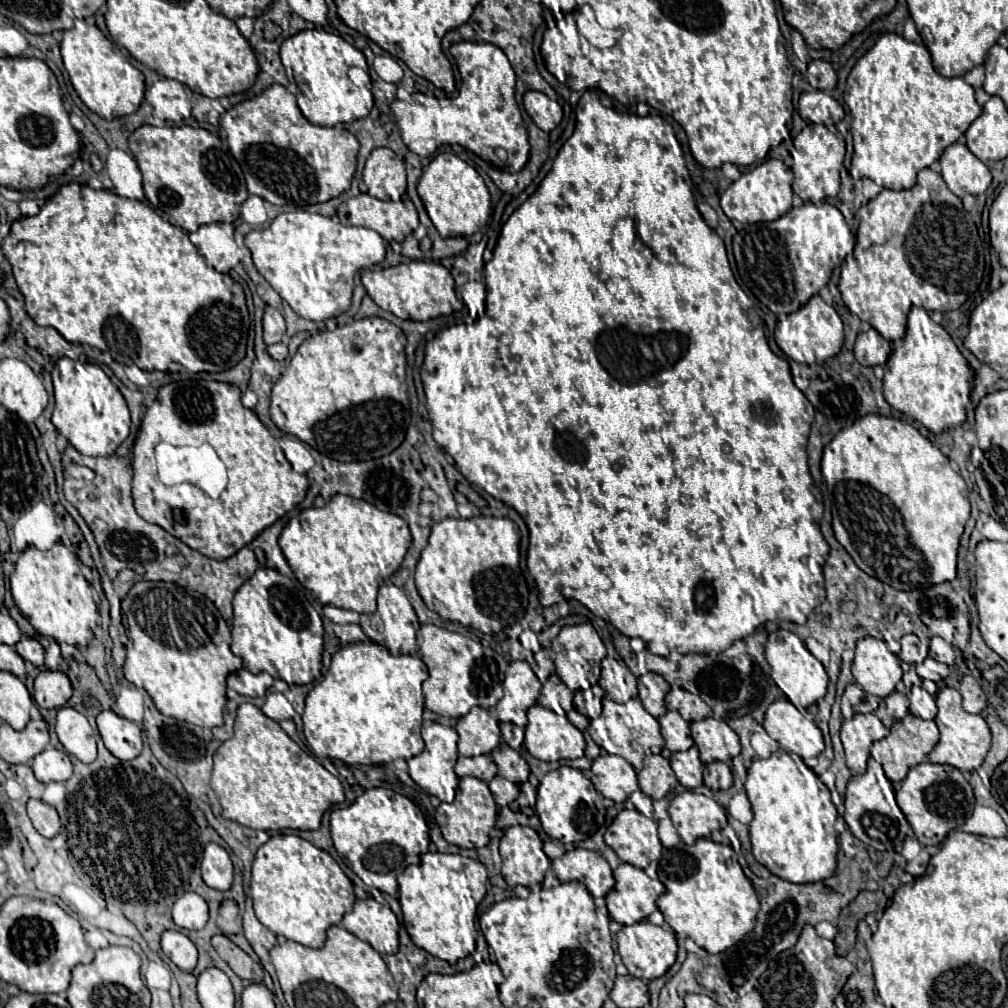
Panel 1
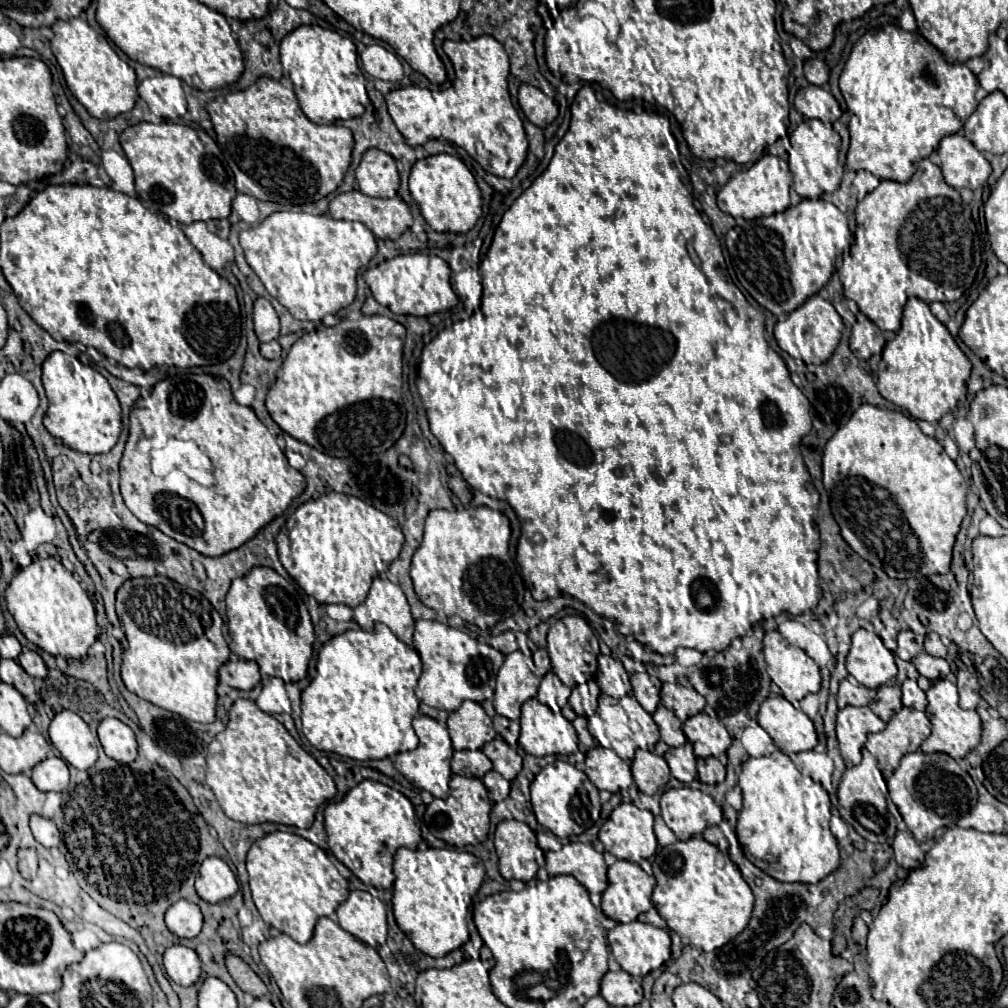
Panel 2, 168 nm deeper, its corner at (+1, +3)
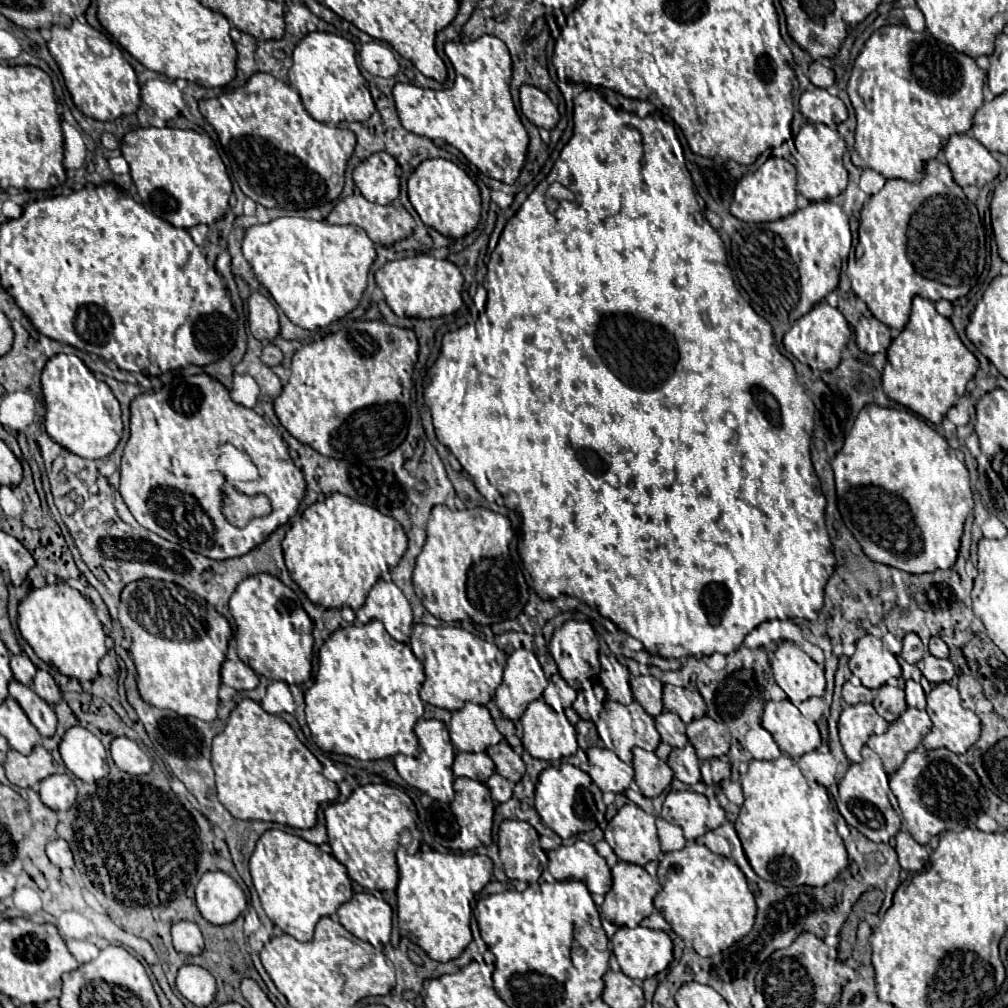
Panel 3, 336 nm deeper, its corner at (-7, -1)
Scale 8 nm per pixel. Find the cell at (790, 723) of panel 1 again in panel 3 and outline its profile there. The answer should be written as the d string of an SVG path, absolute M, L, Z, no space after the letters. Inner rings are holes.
M790 700L766 702L762 726L776 736L778 748L794 760L820 746L820 732L816 724L802 716Z

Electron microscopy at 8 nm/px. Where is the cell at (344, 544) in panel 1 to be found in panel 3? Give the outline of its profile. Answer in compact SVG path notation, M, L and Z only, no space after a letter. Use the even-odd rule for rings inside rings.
M330 494L322 502L314 502L312 506L308 506L282 540L286 568L300 590L314 604L320 604L324 608L348 606L352 610L358 610L364 604L364 598L368 596L370 588L380 578L383 570L389 570L388 566L396 566L400 562L406 546L408 538L402 526L392 516L386 516L376 508L360 504L344 494Z

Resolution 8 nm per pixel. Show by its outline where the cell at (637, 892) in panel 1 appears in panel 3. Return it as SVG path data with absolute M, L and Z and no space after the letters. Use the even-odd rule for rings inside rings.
M618 862L612 868L612 888L604 898L604 904L600 906L602 916L606 920L610 920L616 926L628 926L628 928L636 928L646 916L650 916L654 912L654 896L660 890L660 884L654 876L650 876L642 866L638 864L628 864L628 862Z

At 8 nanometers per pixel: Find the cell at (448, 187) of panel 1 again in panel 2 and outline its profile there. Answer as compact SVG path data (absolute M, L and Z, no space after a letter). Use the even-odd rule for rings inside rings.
M450 154L418 160L410 172L410 194L424 220L436 232L468 232L482 214L482 192L466 164Z

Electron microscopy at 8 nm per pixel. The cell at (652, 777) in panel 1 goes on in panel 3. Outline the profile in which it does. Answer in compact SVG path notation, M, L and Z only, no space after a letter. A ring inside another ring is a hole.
M634 748L632 752L634 752L632 766L636 772L634 780L646 798L656 798L666 788L670 788L674 772L664 760L660 760L654 752L646 752L642 748Z

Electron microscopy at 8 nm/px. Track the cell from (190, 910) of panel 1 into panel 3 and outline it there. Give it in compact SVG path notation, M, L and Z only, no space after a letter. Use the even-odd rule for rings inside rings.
M178 922L172 926L172 944L182 954L200 954L204 950L202 932L194 922Z

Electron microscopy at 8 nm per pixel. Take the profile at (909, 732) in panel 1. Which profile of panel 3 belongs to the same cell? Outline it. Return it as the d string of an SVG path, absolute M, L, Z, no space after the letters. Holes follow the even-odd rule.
M906 708L900 718L888 726L884 734L870 736L868 746L882 758L884 770L888 772L888 776L892 776L902 766L906 754L918 748L930 728L932 722L926 710Z

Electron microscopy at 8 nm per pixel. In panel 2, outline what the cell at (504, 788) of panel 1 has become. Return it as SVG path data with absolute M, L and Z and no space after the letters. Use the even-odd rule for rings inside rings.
M490 770L490 772L482 778L482 782L484 782L484 786L488 788L492 802L502 802L502 800L508 798L508 794L510 794L510 782L508 782L504 776L500 776L498 772Z

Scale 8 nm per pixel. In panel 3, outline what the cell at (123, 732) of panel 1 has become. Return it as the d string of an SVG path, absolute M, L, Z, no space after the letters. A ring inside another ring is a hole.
M124 736L114 738L110 746L110 754L114 764L130 776L142 776L152 770L152 762L146 756L146 752L130 738L124 738Z

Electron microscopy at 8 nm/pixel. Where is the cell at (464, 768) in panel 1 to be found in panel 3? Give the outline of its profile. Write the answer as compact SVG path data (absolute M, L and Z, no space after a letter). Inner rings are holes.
M456 752L456 760L452 766L454 776L466 776L478 782L486 782L492 772L494 772L494 762L490 760L490 756L486 752L480 754L464 754L464 752Z

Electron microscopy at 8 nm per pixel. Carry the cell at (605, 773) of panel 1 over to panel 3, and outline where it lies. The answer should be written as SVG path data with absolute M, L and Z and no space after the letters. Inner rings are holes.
M588 748L590 778L602 792L624 792L634 780L634 770L630 764L622 762L612 750L606 748Z

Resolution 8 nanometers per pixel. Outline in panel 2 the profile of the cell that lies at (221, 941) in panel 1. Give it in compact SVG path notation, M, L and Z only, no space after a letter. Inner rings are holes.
M228 954L226 956L226 968L230 972L230 976L234 978L234 982L248 994L252 994L254 998L260 998L264 996L268 990L266 990L266 984L258 978L258 974L240 958L240 956L234 956L234 954Z

